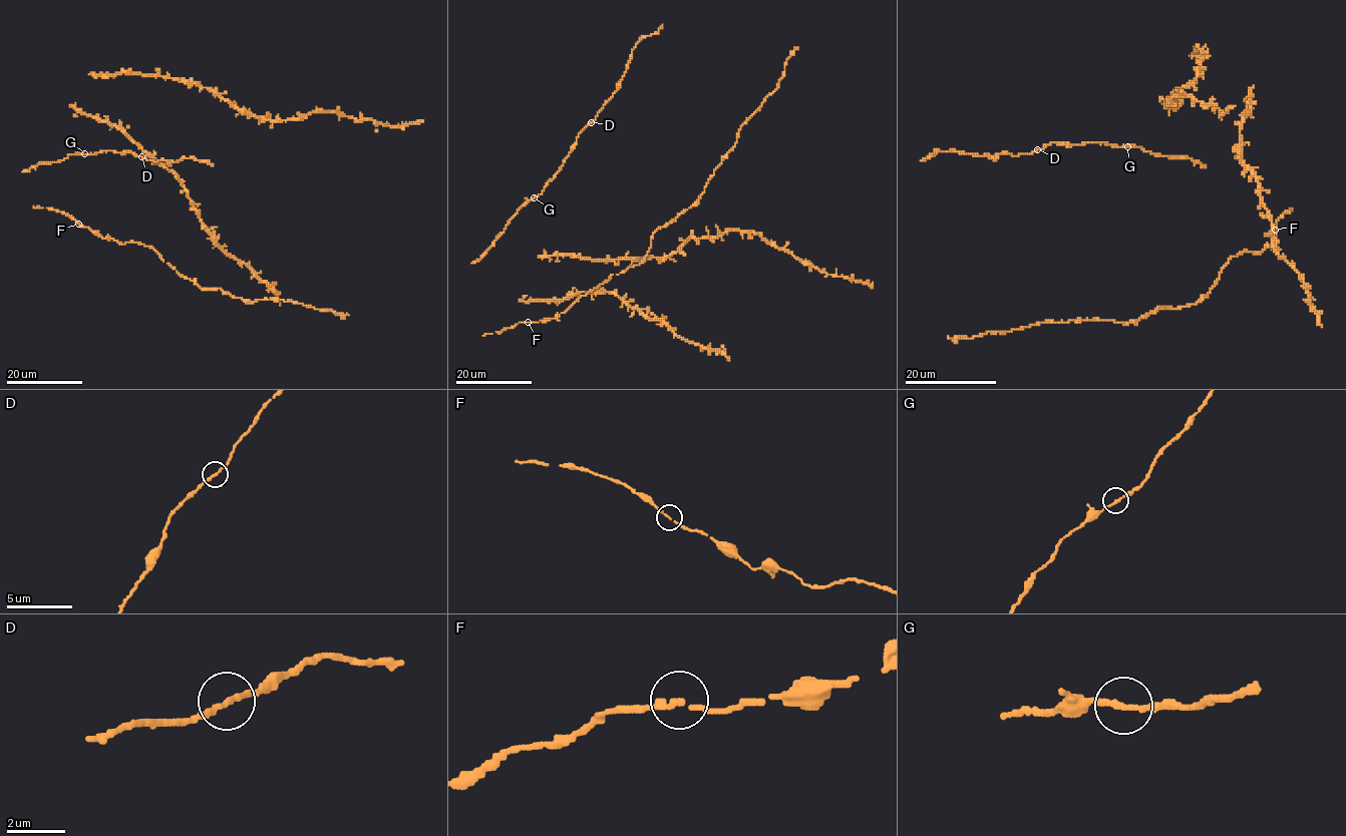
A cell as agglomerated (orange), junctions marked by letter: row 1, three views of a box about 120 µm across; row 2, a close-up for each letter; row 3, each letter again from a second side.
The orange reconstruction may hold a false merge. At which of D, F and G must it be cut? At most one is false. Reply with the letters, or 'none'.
none

